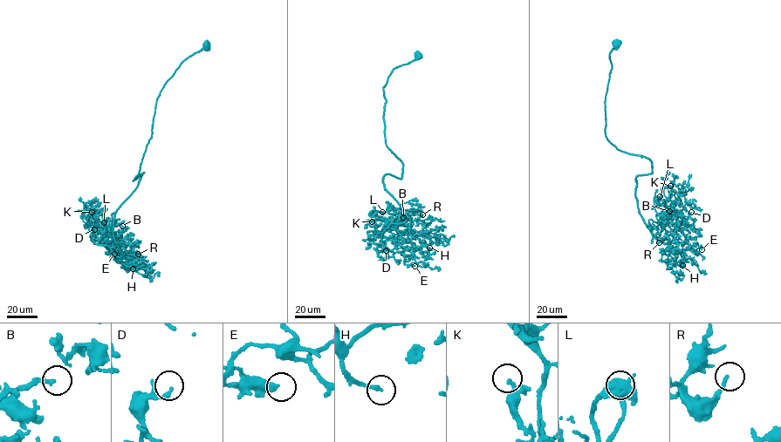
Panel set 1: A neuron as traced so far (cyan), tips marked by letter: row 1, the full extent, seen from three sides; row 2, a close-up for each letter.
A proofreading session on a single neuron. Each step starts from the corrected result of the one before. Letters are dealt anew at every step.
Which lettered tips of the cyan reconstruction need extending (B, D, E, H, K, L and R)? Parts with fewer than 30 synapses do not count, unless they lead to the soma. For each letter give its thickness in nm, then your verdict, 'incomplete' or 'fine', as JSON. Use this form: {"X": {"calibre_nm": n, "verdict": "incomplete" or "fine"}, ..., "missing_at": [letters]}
{"B": {"calibre_nm": 200, "verdict": "fine"}, "D": {"calibre_nm": 200, "verdict": "fine"}, "E": {"calibre_nm": 360, "verdict": "fine"}, "H": {"calibre_nm": 180, "verdict": "incomplete"}, "K": {"calibre_nm": 300, "verdict": "fine"}, "L": {"calibre_nm": 220, "verdict": "incomplete"}, "R": {"calibre_nm": 200, "verdict": "incomplete"}, "missing_at": ["H", "L", "R"]}

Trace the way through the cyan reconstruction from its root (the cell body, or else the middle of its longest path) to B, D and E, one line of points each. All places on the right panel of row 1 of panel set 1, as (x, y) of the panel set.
B: (615, 43), (606, 136), (651, 161), (652, 173), (636, 179), (635, 197), (656, 236), (655, 215), (669, 211)
D: (615, 43), (606, 136), (651, 161), (652, 173), (636, 179), (639, 212), (658, 236), (661, 220), (691, 212)
E: (615, 43), (606, 136), (651, 161), (652, 173), (636, 179), (635, 197), (652, 234), (680, 251), (702, 249)

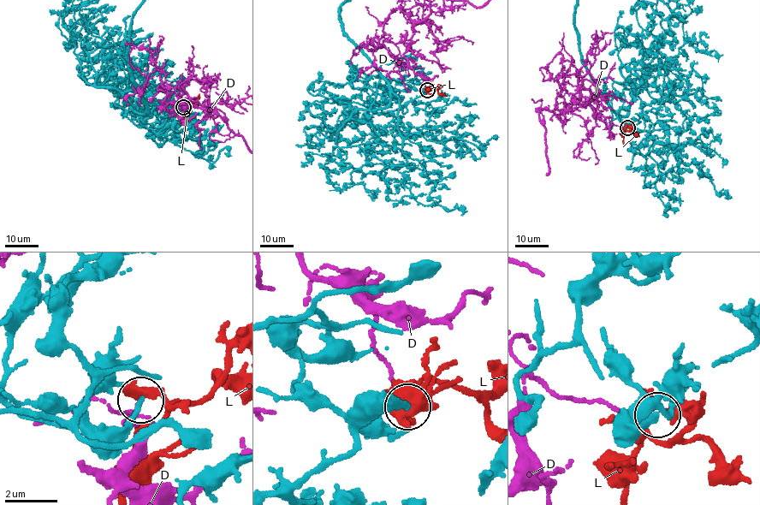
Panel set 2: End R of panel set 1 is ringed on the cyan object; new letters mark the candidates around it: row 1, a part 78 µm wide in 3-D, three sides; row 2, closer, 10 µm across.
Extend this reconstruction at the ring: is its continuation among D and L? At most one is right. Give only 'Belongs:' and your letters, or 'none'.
Belongs: none

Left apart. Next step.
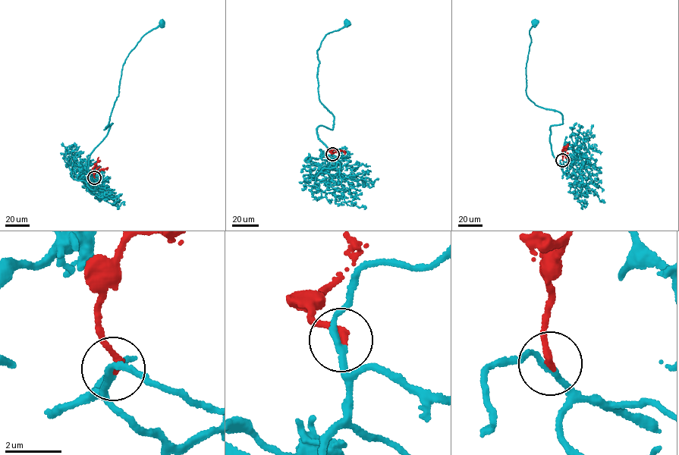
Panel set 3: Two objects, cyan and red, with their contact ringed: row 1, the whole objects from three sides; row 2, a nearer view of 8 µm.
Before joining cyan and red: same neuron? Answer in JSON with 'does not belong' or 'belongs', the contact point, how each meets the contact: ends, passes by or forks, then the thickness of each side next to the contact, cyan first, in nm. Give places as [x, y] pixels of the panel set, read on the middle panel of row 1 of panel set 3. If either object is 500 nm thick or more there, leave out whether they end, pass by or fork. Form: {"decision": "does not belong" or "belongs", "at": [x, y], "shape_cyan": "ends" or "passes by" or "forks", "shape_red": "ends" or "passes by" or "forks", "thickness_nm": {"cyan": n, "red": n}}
{"decision": "belongs", "at": [332, 154], "shape_cyan": "passes by", "shape_red": "ends", "thickness_nm": {"cyan": 200, "red": 240}}

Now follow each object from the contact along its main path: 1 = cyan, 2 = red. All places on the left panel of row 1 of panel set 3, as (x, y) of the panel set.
1: (94, 177), (86, 182), (94, 189), (89, 159), (112, 123), (104, 130), (122, 65), (137, 43), (161, 23)
2: (94, 177), (92, 169), (99, 157)

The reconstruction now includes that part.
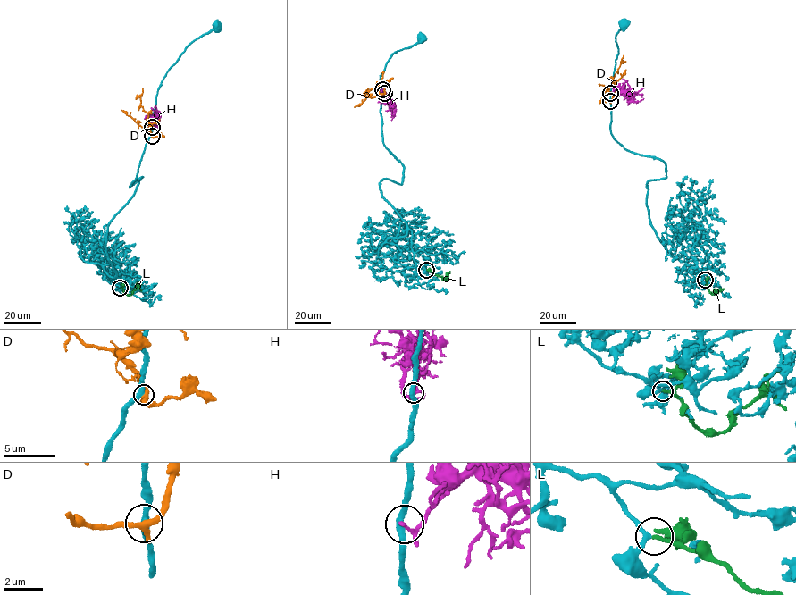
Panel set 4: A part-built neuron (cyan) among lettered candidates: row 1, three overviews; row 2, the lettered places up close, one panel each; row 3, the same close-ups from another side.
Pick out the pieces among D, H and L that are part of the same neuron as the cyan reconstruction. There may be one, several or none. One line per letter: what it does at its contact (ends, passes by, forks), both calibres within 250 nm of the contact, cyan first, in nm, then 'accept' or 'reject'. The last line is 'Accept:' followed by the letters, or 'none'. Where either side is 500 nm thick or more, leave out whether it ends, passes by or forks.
D: it passes by | 340/380 nm | reject
H: it passes by | 360/160 nm | reject
L: it ends | 240/180 nm | accept
Accept: L

